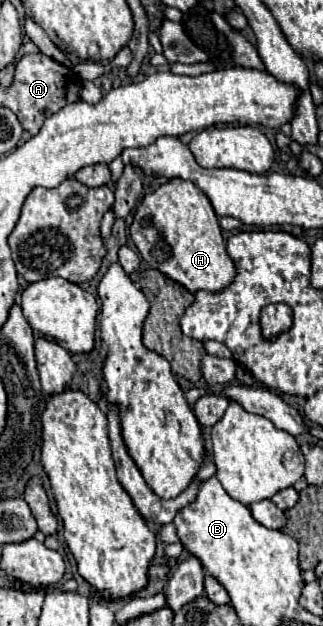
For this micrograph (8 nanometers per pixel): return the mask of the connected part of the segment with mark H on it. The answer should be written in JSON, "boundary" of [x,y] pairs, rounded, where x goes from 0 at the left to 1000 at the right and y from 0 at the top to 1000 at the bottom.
{"boundary":[[[545,284],[458,310],[415,342],[402,377],[464,428],[495,431],[594,470],[619,463],[687,466],[737,438],[724,415],[700,403],[669,339],[644,313],[594,291]]]}

